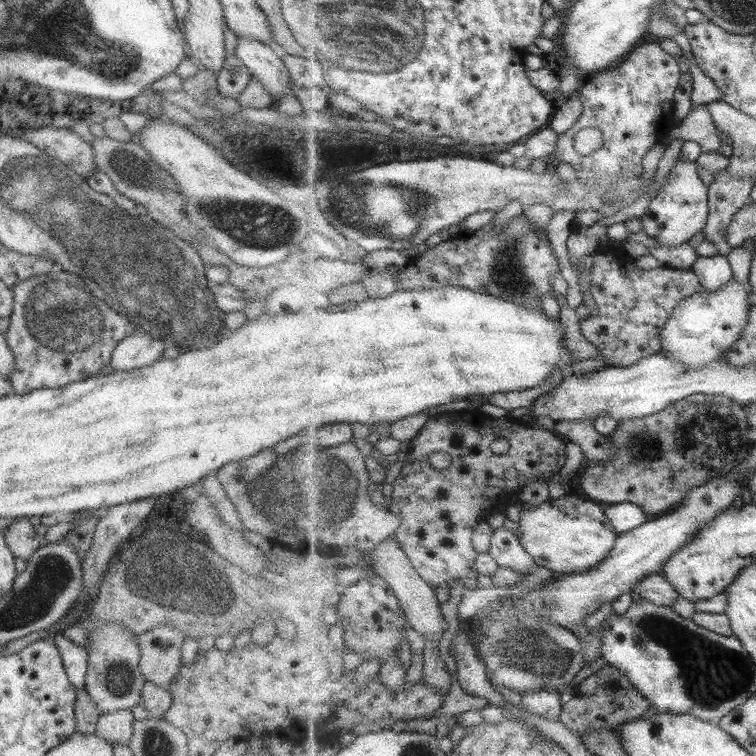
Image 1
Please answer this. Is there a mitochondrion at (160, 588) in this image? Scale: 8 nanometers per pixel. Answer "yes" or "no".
yes

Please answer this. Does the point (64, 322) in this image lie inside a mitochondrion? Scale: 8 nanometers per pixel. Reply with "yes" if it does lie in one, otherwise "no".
yes

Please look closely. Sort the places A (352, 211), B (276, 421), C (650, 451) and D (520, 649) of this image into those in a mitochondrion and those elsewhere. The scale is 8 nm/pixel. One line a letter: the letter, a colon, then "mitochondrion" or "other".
A: mitochondrion
B: other
C: mitochondrion
D: mitochondrion

